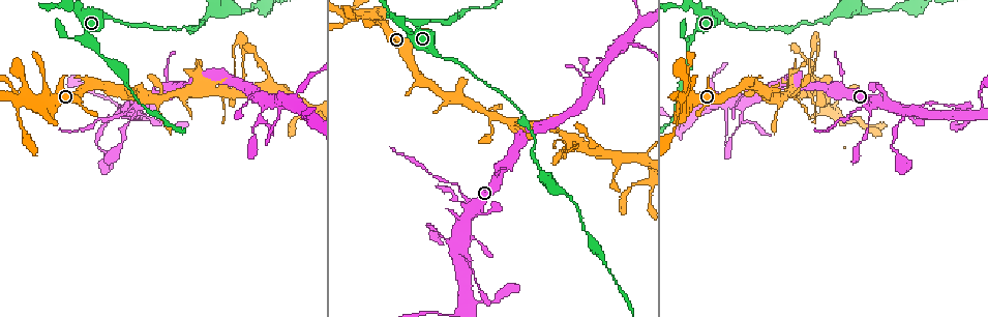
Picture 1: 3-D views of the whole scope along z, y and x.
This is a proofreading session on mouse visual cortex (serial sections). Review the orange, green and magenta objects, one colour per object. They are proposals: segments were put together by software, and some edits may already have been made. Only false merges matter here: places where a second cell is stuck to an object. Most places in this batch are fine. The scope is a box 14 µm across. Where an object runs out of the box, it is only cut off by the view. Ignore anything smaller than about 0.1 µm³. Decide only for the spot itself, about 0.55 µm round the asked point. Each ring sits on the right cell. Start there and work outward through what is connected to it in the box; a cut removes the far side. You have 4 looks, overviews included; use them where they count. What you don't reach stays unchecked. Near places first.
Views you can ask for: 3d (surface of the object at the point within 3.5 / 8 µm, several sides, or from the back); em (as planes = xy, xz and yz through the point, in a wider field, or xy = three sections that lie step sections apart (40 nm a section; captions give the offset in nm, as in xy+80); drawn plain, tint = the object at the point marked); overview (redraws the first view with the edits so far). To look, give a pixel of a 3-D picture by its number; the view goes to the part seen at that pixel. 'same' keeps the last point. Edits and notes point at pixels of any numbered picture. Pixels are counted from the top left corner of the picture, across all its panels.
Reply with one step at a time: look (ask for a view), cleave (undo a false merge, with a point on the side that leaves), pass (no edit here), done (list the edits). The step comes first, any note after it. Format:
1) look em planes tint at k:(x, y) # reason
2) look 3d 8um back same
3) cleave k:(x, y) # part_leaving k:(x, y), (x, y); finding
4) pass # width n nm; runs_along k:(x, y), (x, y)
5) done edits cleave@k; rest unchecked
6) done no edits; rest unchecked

look 3d 8um at 1:(441, 237) # thick turns thin

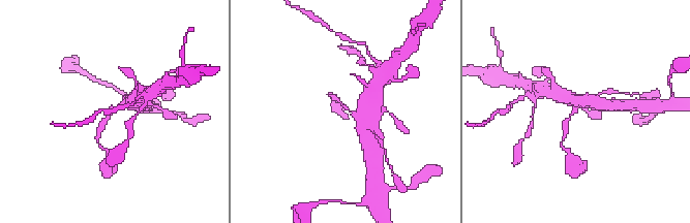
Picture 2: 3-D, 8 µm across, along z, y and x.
look 3d 3.5um at 2:(349, 109) # zoom in

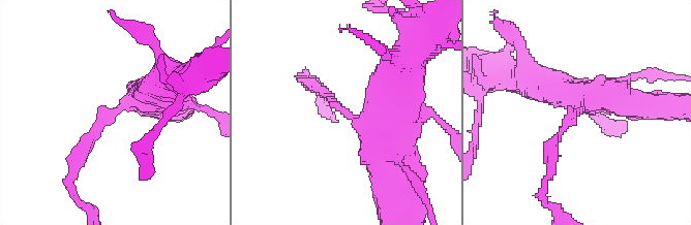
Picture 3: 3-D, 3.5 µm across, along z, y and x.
look em xy step 1 tint at 3:(111, 113) # arm_widths 200, 500 nm; now the EM

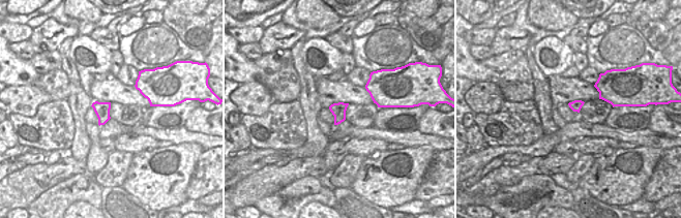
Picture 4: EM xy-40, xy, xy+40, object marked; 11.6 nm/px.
pass # runs_along 3:(162, 91), (115, 109), (77, 166); one cell here

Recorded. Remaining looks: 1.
look 3d 3.5um back at 1:(23, 102) # four or more arms meet

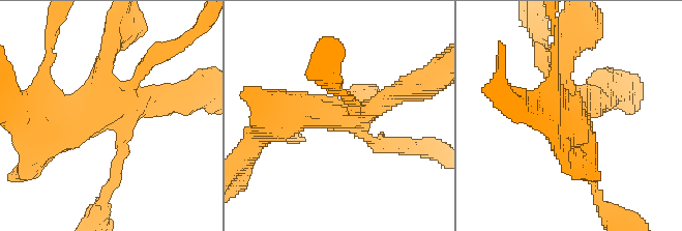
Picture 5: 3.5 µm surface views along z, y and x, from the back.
pass # runs_along 5:(39, 126), (104, 117), (119, 130), (116, 174); all the same cell

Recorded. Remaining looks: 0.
done no edits; rest unchecked

